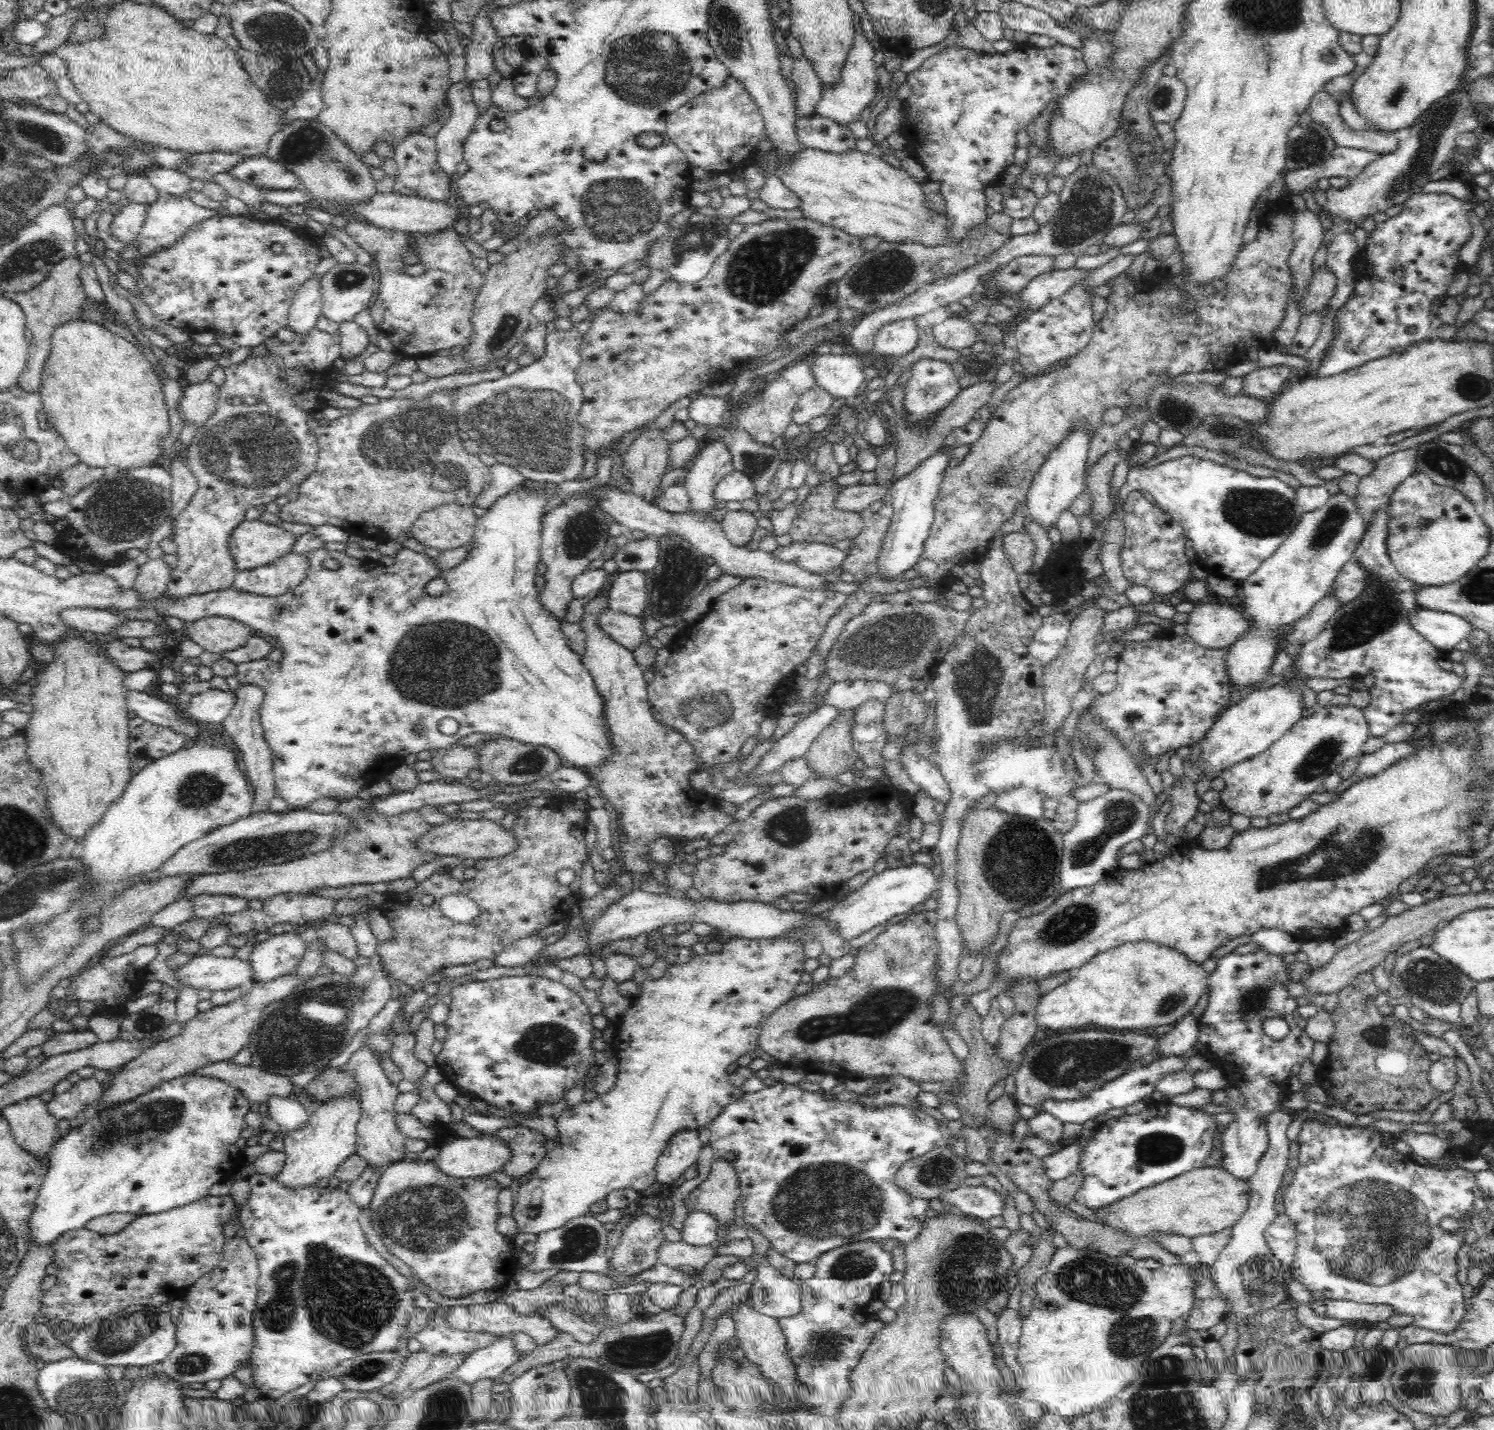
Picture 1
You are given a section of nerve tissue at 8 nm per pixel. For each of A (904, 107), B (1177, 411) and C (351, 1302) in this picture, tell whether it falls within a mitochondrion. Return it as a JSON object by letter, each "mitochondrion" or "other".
{"A":"other","B":"mitochondrion","C":"mitochondrion"}

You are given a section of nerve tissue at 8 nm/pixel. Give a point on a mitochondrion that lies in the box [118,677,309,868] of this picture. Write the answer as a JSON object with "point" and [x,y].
{"point":[199,790]}

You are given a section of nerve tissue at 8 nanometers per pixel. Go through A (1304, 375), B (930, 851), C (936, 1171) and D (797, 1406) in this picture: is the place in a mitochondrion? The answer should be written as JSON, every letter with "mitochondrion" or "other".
{"A":"other","B":"other","C":"mitochondrion","D":"other"}

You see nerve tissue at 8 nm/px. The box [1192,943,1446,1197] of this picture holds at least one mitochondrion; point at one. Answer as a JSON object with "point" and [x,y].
{"point":[1255,1001]}

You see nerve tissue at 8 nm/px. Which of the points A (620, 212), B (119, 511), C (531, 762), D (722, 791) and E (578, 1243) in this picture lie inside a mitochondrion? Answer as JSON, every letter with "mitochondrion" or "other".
{"A":"mitochondrion","B":"mitochondrion","C":"mitochondrion","D":"other","E":"mitochondrion"}

